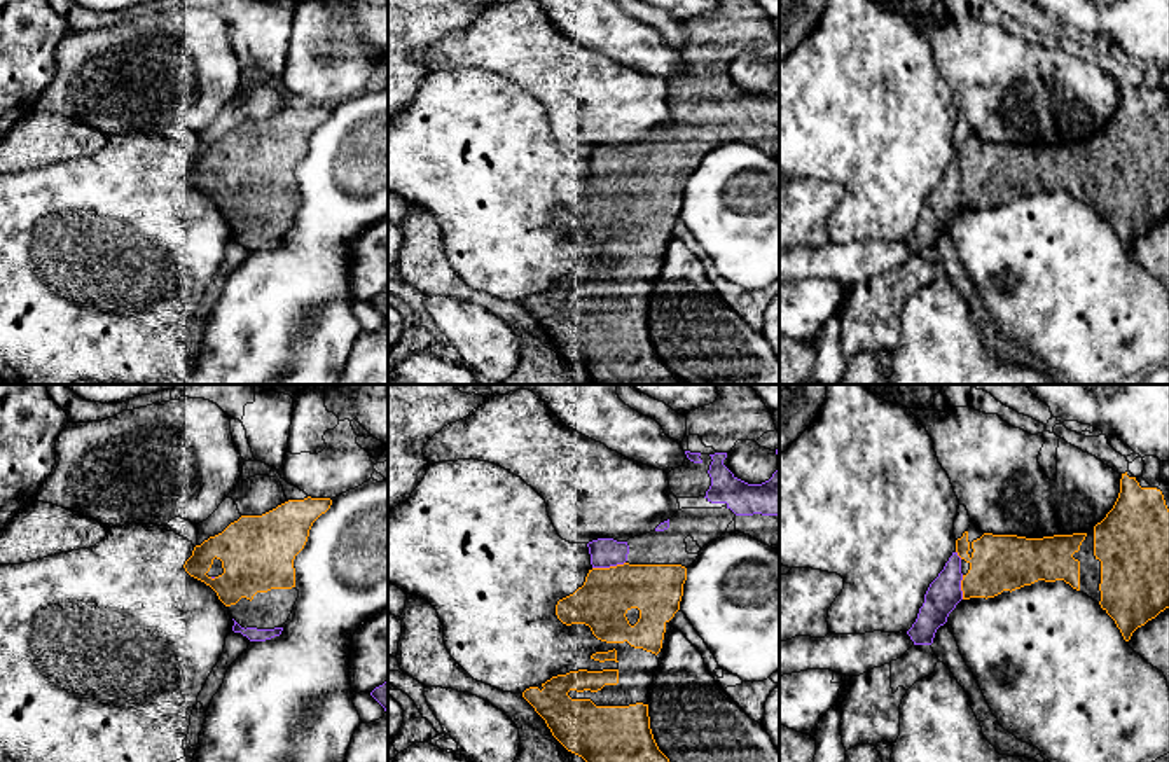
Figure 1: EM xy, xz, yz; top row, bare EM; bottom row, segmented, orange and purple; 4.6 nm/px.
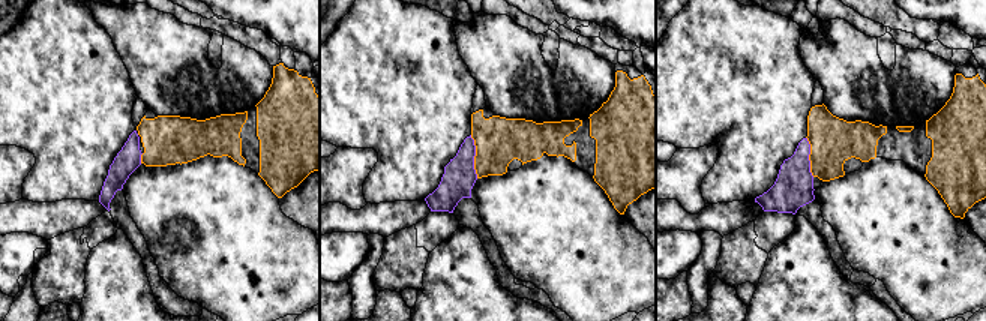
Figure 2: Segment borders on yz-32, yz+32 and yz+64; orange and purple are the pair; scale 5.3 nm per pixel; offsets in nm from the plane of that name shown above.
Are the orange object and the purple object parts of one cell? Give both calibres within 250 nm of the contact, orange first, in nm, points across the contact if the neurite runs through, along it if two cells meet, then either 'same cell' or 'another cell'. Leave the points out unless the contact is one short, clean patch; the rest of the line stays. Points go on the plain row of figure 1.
240/140 nm | across xz (601, 212), (610, 198), (610, 175), (605, 161) | same cell

